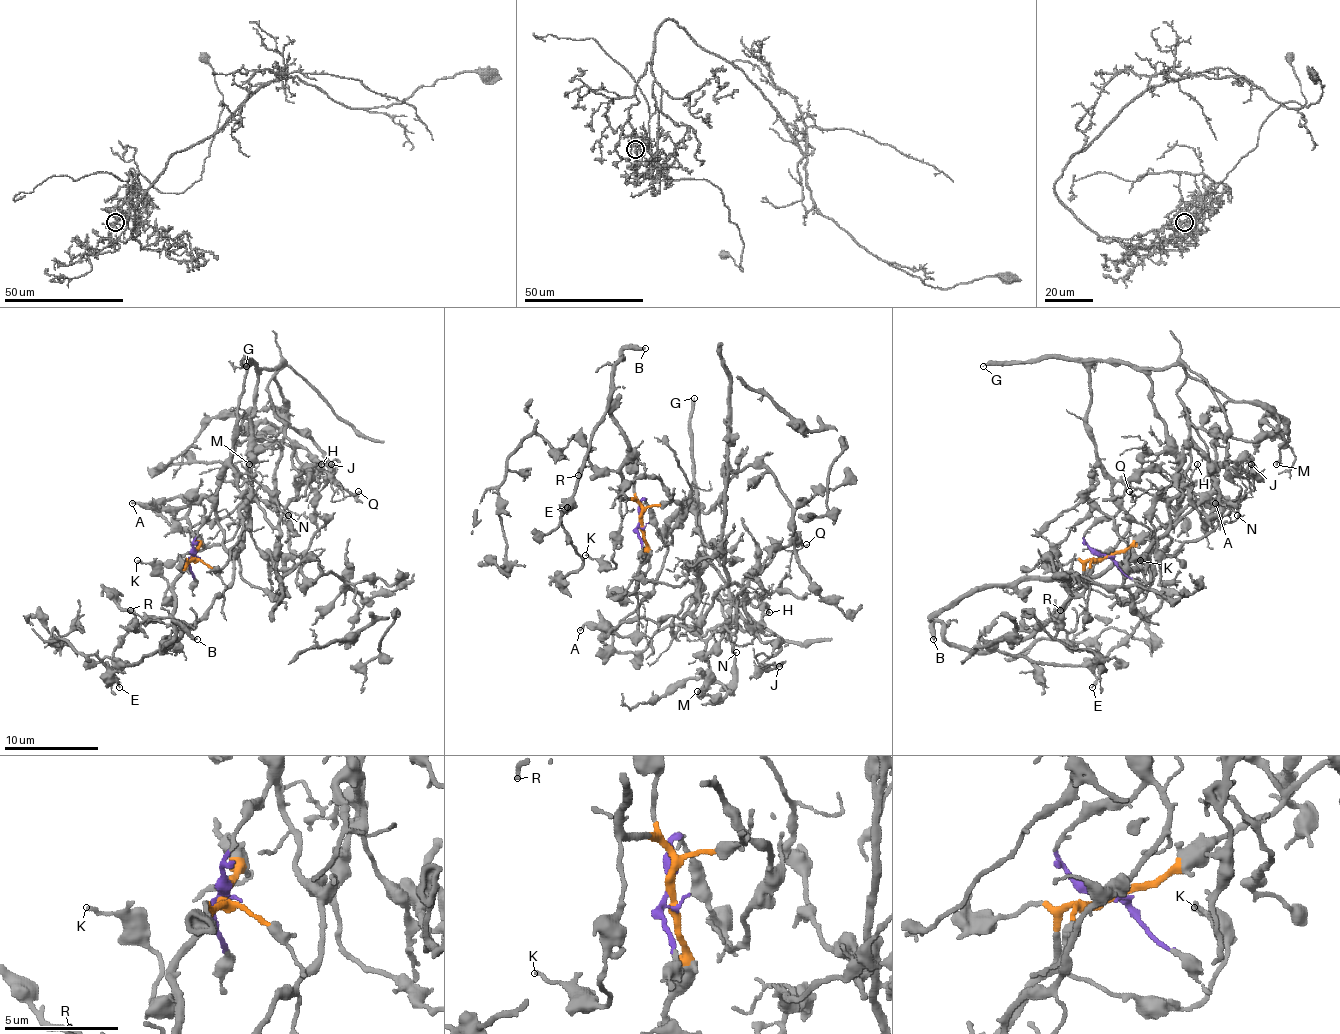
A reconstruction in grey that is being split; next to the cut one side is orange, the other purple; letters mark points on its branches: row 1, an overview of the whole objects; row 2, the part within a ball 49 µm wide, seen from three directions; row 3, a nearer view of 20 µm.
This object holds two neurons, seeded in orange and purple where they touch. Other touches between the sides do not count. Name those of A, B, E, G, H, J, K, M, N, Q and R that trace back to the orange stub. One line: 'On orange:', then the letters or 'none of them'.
On orange: A, B, E, K, R

